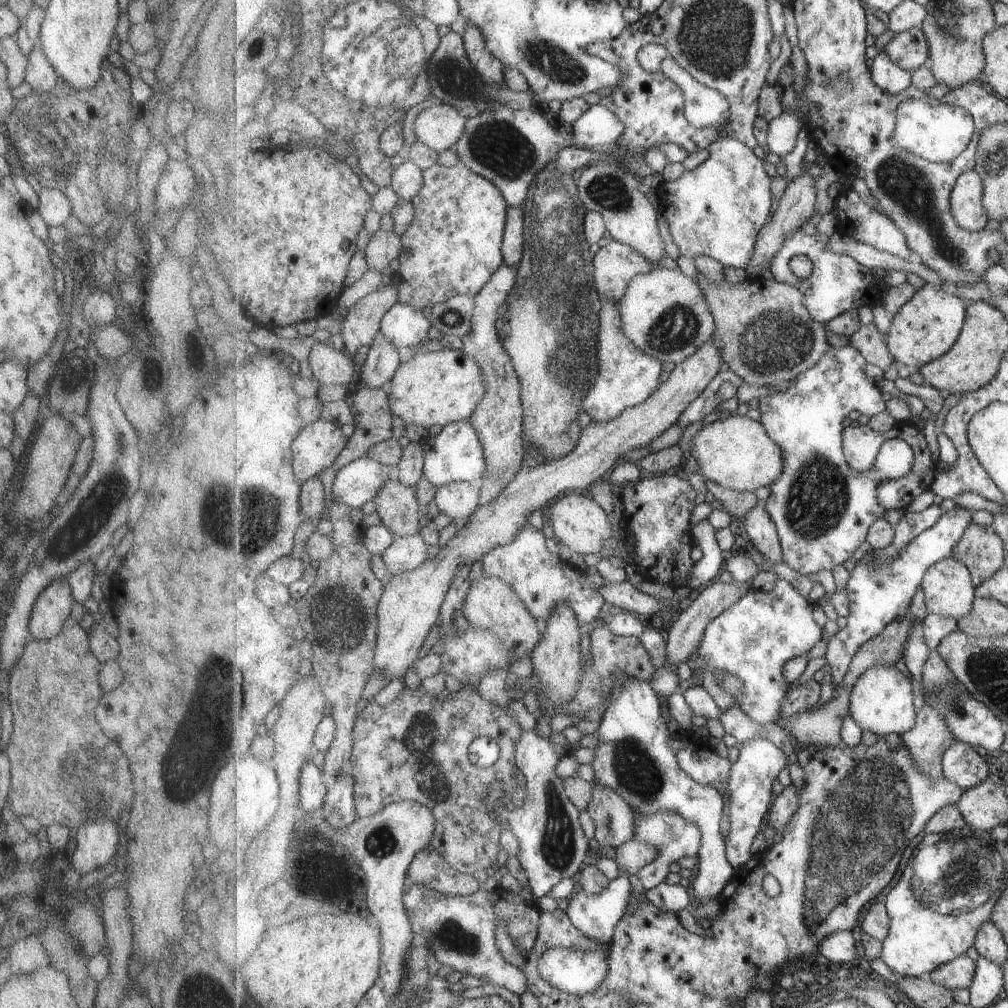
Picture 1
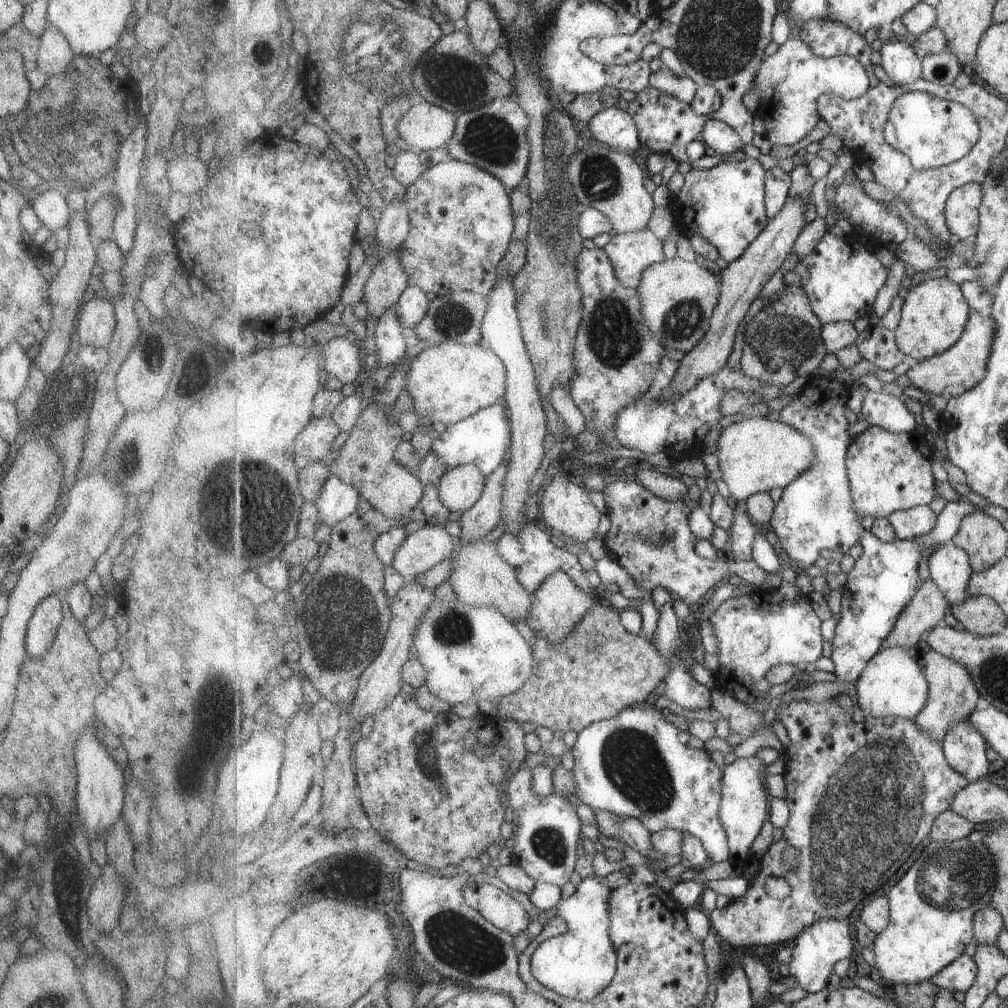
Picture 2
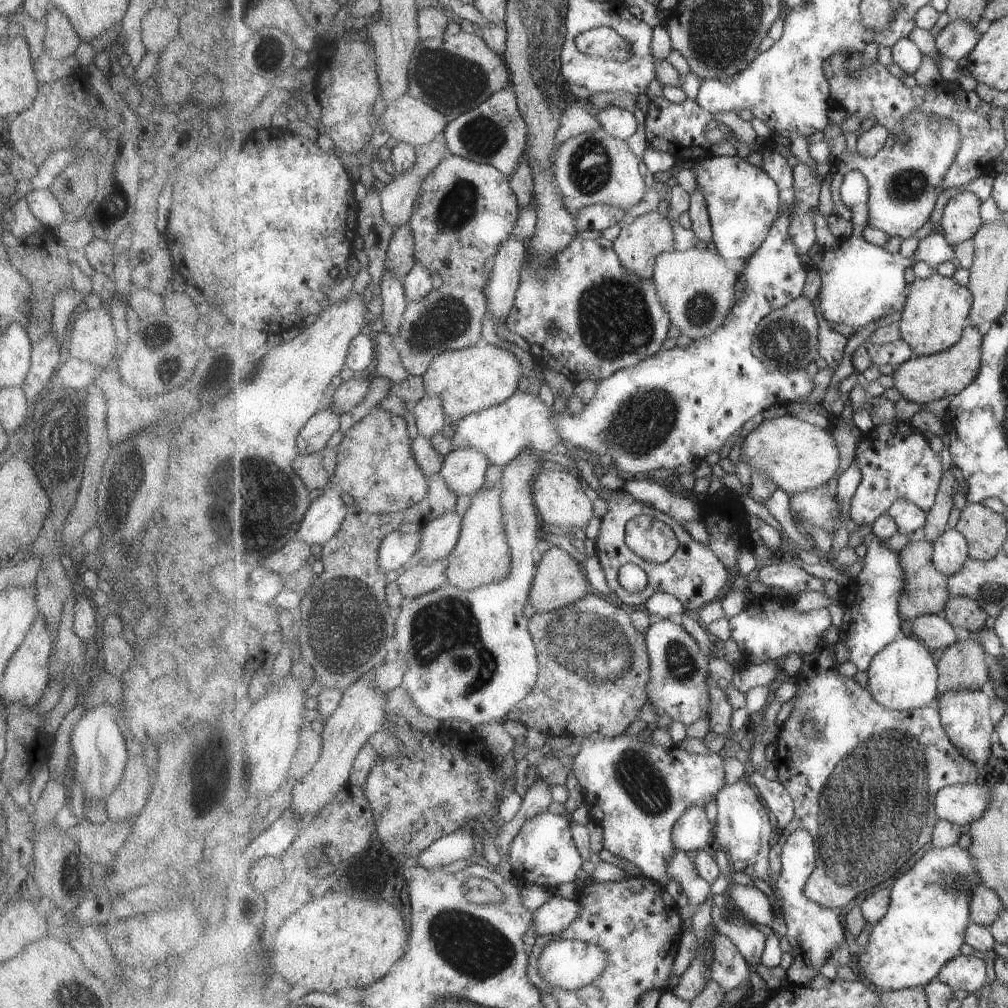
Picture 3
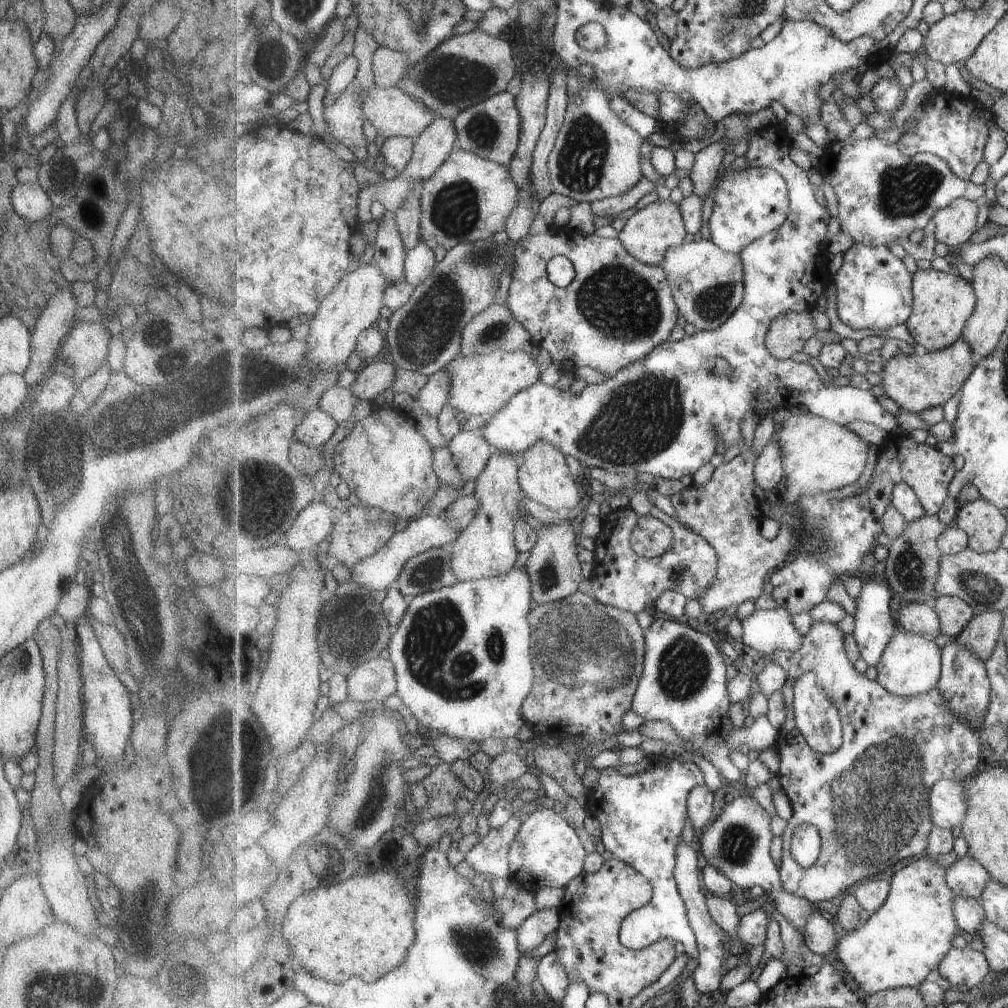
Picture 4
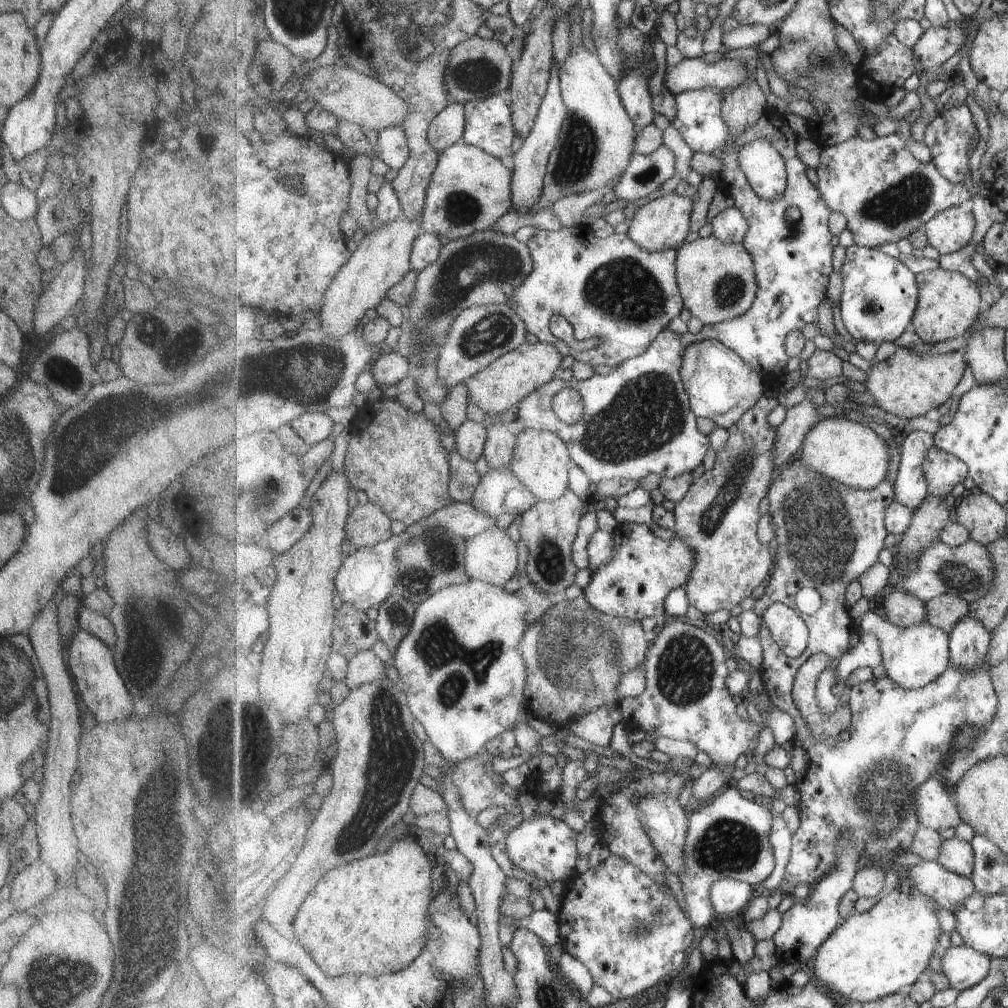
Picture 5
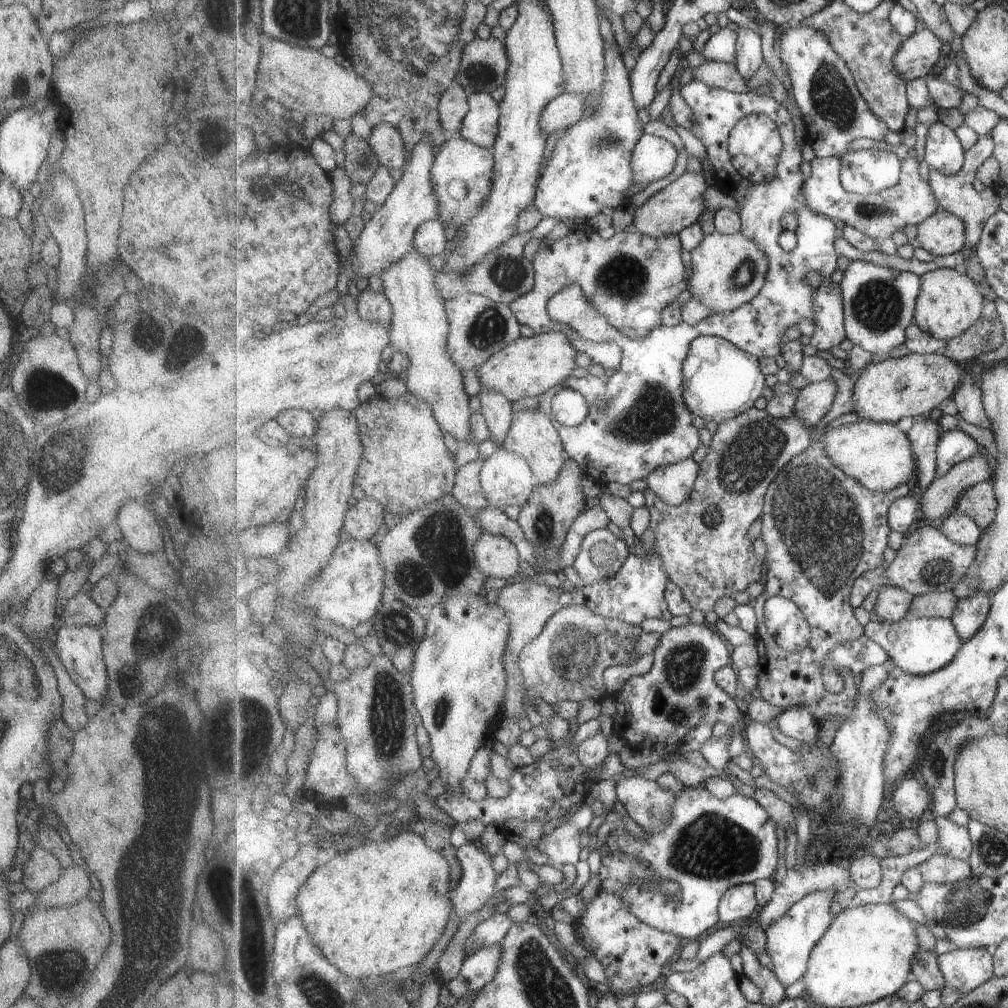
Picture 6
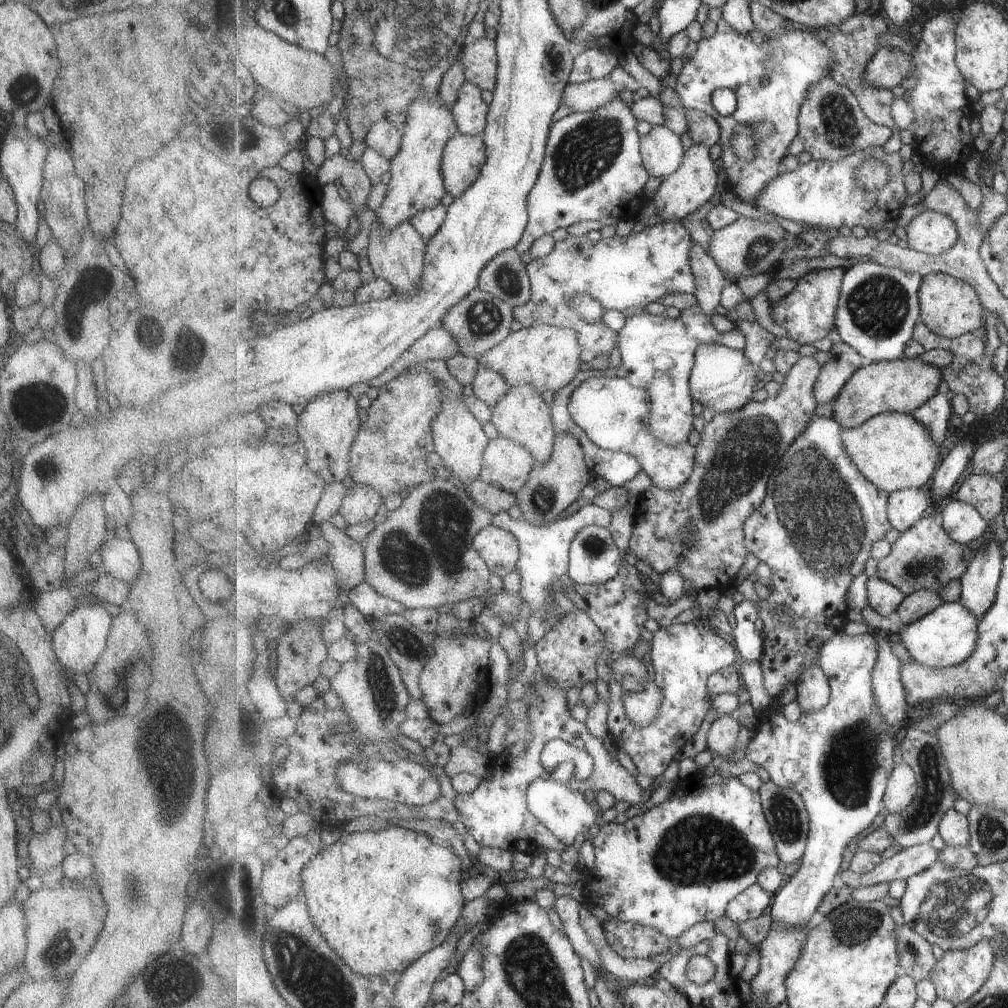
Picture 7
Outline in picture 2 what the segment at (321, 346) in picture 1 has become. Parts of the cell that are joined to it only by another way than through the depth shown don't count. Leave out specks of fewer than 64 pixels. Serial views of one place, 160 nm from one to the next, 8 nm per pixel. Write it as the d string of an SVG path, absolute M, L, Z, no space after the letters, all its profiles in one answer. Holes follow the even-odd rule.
M345 337L330 340L323 347L322 362L326 376L335 376L342 384L357 382L365 363L363 350Z

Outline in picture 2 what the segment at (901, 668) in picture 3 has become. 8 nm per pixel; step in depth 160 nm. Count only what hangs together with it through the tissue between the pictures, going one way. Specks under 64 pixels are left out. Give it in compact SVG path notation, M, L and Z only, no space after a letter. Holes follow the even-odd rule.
M891 647L879 651L861 673L856 682L856 700L865 715L876 717L896 716L914 720L927 704L929 681L924 668L917 664L916 651L901 647Z

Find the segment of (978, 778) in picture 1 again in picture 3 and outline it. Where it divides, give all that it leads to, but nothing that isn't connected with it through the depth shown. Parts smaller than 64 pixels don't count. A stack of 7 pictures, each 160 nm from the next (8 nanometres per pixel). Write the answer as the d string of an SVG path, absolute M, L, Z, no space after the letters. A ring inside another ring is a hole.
M965 689L949 691L945 695L937 696L934 705L940 709L940 715L949 740L979 768L985 767L992 757L991 746L996 741L996 724L991 718L991 698L985 691Z

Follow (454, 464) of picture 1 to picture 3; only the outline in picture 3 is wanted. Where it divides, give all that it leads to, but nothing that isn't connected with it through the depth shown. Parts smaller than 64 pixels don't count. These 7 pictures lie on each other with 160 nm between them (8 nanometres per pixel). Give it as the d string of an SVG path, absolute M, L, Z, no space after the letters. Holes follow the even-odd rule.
M772 138L763 140L758 147L758 152L761 154L761 156L763 156L763 164L761 164L761 168L763 168L765 172L768 172L769 176L772 176L773 180L776 180L776 183L778 184L778 188L780 189L780 201L782 202L782 206L784 208L784 214L781 214L781 216L775 221L775 224L769 231L768 238L765 239L765 242L761 245L761 248L757 250L752 257L737 265L739 267L737 270L743 274L747 281L746 294L741 301L737 302L737 306L731 309L731 312L727 315L723 326L720 326L711 336L705 337L700 341L697 340L691 342L689 348L687 349L677 348L675 346L668 351L661 350L654 357L648 358L639 364L617 371L608 379L600 380L597 383L597 389L595 390L593 398L585 402L585 408L580 414L573 415L570 414L568 410L566 410L563 414L555 413L553 412L552 408L547 406L545 402L542 402L541 398L538 396L531 396L531 394L525 392L525 390L519 390L504 403L492 406L491 408L482 410L478 413L470 414L464 419L454 422L452 424L452 427L455 431L452 437L454 450L477 449L478 451L483 452L483 454L486 454L492 464L499 464L499 466L506 467L513 459L516 459L521 453L524 453L525 449L533 449L534 451L541 453L553 453L555 452L555 446L561 443L566 445L568 448L580 447L582 450L587 448L593 452L592 454L596 458L600 457L601 454L605 454L605 452L609 453L612 460L612 467L623 470L628 478L643 477L647 472L651 472L651 470L657 470L657 468L674 468L677 476L689 472L693 474L693 471L697 468L697 466L699 466L699 464L701 464L701 462L703 462L703 460L705 460L705 458L711 454L711 452L717 453L718 450L721 450L721 448L725 446L725 442L727 442L731 436L739 436L736 432L739 432L739 430L743 428L743 424L747 424L747 420L751 420L753 416L757 416L759 412L763 412L763 410L769 408L769 406L775 406L775 404L788 406L791 400L807 396L807 394L813 390L813 382L811 382L811 376L805 372L805 368L798 369L797 371L785 371L775 368L775 370L770 371L764 366L763 362L761 362L761 360L759 360L753 354L752 351L754 332L759 326L759 323L774 310L786 307L789 303L797 300L801 294L803 294L803 288L805 288L805 282L807 282L807 271L809 271L809 268L811 268L807 261L800 258L797 245L795 242L793 242L789 230L791 224L790 212L794 209L794 204L796 201L794 168L789 166L789 162L787 162L787 158L785 158L785 156L781 156L781 154L777 152L775 142Z

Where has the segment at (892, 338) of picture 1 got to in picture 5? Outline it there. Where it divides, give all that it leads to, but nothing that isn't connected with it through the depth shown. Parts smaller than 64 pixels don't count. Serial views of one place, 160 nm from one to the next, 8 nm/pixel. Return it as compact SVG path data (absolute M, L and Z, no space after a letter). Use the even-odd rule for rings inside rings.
M939 266L932 271L917 274L920 285L920 298L916 314L913 315L911 328L931 345L945 340L953 340L957 336L965 336L980 318L983 296L974 280Z

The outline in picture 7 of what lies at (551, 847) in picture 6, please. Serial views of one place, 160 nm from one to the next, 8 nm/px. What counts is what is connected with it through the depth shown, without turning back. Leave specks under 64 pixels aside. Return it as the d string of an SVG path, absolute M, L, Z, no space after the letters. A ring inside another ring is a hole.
M536 779L528 788L528 807L530 811L550 830L553 831L567 846L575 846L582 835L593 826L600 825L599 812L593 804L587 802L583 792L572 780L562 783L552 779Z

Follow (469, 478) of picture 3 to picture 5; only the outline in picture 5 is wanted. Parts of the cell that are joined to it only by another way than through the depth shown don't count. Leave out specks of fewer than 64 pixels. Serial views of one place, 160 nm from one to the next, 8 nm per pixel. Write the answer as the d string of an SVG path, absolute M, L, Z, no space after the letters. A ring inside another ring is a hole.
M465 421L454 431L456 450L463 458L477 462L484 456L488 428L475 421Z

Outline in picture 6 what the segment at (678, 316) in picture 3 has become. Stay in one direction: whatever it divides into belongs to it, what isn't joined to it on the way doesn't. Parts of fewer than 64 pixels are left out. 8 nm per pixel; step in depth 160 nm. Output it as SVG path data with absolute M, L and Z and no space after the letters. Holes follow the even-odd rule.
M715 230L690 254L692 272L688 277L688 292L695 300L710 308L712 313L731 315L739 307L751 303L764 287L769 258L756 242L742 232L724 235Z

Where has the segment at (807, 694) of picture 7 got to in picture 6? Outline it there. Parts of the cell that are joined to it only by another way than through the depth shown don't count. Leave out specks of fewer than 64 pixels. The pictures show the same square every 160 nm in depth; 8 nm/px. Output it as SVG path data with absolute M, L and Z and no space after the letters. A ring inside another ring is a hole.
M793 707L785 713L781 713L778 718L779 732L786 738L802 740L809 745L815 745L819 738L821 728L818 720L807 707Z

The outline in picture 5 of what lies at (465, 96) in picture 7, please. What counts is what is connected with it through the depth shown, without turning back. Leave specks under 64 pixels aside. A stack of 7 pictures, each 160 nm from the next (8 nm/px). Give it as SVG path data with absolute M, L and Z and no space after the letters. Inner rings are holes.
M499 95L464 105L466 129L462 139L470 145L503 160L514 156L517 132L512 107Z

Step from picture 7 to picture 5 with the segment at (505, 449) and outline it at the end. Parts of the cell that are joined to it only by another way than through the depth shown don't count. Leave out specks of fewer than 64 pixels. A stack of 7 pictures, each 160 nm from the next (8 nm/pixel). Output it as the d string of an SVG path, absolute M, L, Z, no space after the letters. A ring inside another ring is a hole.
M491 469L483 476L469 503L495 519L501 514L522 515L538 500L513 470Z

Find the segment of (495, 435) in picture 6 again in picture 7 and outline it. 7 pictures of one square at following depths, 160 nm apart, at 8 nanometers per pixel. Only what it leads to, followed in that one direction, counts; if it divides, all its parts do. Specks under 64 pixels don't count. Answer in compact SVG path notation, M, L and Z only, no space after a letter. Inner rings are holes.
M480 364L479 372L473 384L473 394L477 395L494 409L511 389L506 378L491 367Z

